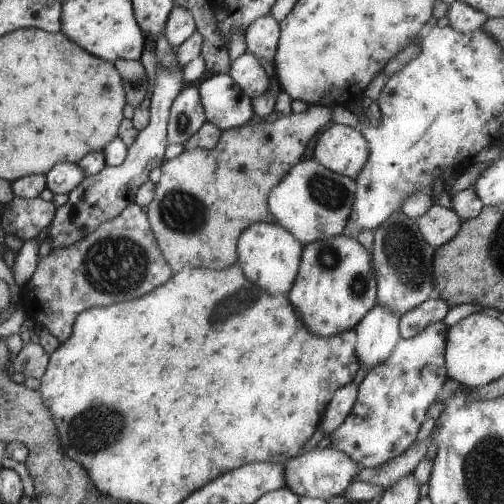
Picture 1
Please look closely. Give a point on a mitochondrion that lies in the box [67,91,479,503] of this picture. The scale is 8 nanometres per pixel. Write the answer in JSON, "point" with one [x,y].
{"point":[113,264]}

